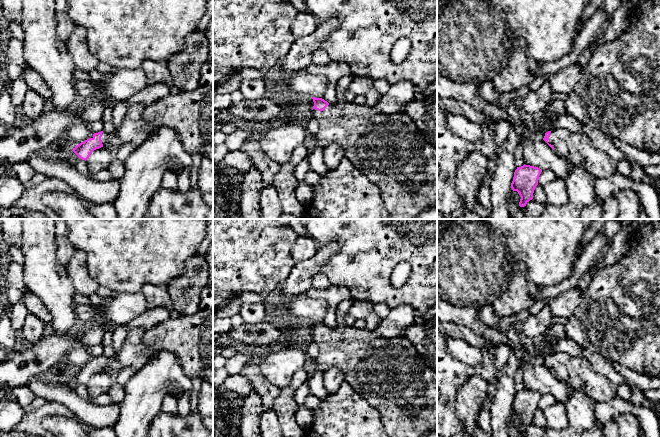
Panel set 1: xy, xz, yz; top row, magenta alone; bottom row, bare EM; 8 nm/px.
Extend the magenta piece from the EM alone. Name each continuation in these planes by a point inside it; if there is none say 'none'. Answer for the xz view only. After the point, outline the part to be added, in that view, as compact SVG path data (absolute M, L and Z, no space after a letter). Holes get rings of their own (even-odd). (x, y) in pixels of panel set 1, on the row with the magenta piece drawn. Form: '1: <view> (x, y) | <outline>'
1: xz (389, 150) | M341 99L336 105L329 104L323 111L313 109L312 117L318 121L317 143L323 149L331 143L339 145L344 157L380 189L389 219L412 219L428 207L437 207L437 148L425 140L407 114L380 114L366 103L355 104Z

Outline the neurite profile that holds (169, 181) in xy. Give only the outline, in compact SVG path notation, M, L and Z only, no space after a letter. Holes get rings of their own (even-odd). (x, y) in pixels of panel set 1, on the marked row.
M167 170L163 175L161 187L168 190L177 190L177 174Z

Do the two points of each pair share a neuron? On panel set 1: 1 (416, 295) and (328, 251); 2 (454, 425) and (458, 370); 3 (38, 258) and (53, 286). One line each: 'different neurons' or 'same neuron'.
1: different neurons
2: same neuron
3: same neuron

